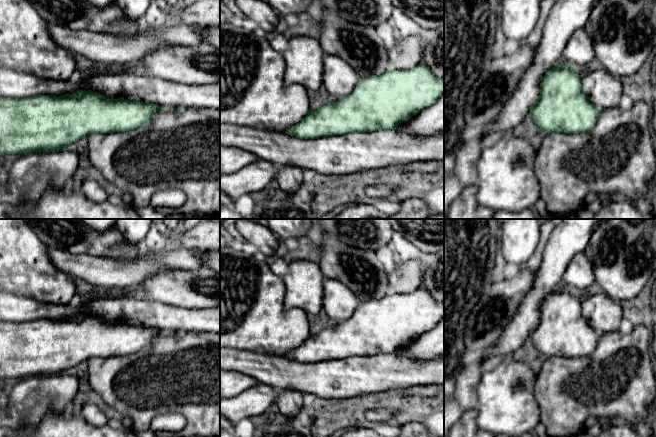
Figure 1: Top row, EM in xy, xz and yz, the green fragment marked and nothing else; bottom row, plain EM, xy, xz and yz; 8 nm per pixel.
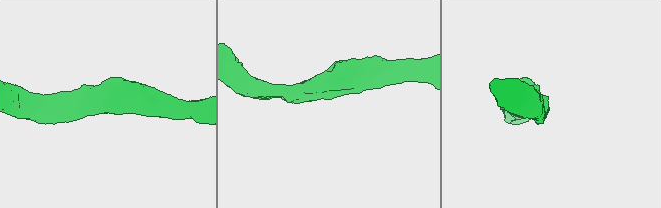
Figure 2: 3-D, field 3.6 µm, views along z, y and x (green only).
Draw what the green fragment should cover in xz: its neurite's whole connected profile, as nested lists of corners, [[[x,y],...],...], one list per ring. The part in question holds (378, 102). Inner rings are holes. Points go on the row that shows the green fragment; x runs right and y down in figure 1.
[[[419,65],[411,69],[389,69],[380,75],[371,75],[365,78],[360,78],[354,90],[332,104],[325,105],[317,110],[310,110],[310,112],[296,125],[292,126],[284,133],[277,133],[262,128],[253,128],[239,125],[231,125],[227,123],[220,123],[220,146],[237,147],[245,151],[255,154],[258,159],[269,160],[277,166],[294,165],[304,169],[314,170],[321,174],[337,174],[347,175],[356,173],[362,170],[380,169],[393,165],[405,165],[414,162],[426,162],[433,160],[444,160],[444,132],[437,133],[432,136],[412,136],[405,132],[398,131],[396,127],[416,115],[424,108],[436,103],[439,98],[444,94],[444,79],[437,78],[433,72],[425,65]]]

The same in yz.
[[[561,63],[542,78],[539,99],[529,115],[538,127],[548,134],[583,133],[595,126],[600,110],[617,108],[622,94],[621,82],[606,70],[588,72],[581,78],[571,65]]]

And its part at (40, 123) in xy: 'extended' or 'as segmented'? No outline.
extended

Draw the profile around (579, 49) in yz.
[[[584,28],[576,30],[568,39],[562,51],[562,61],[565,64],[585,66],[595,59],[593,42]]]

